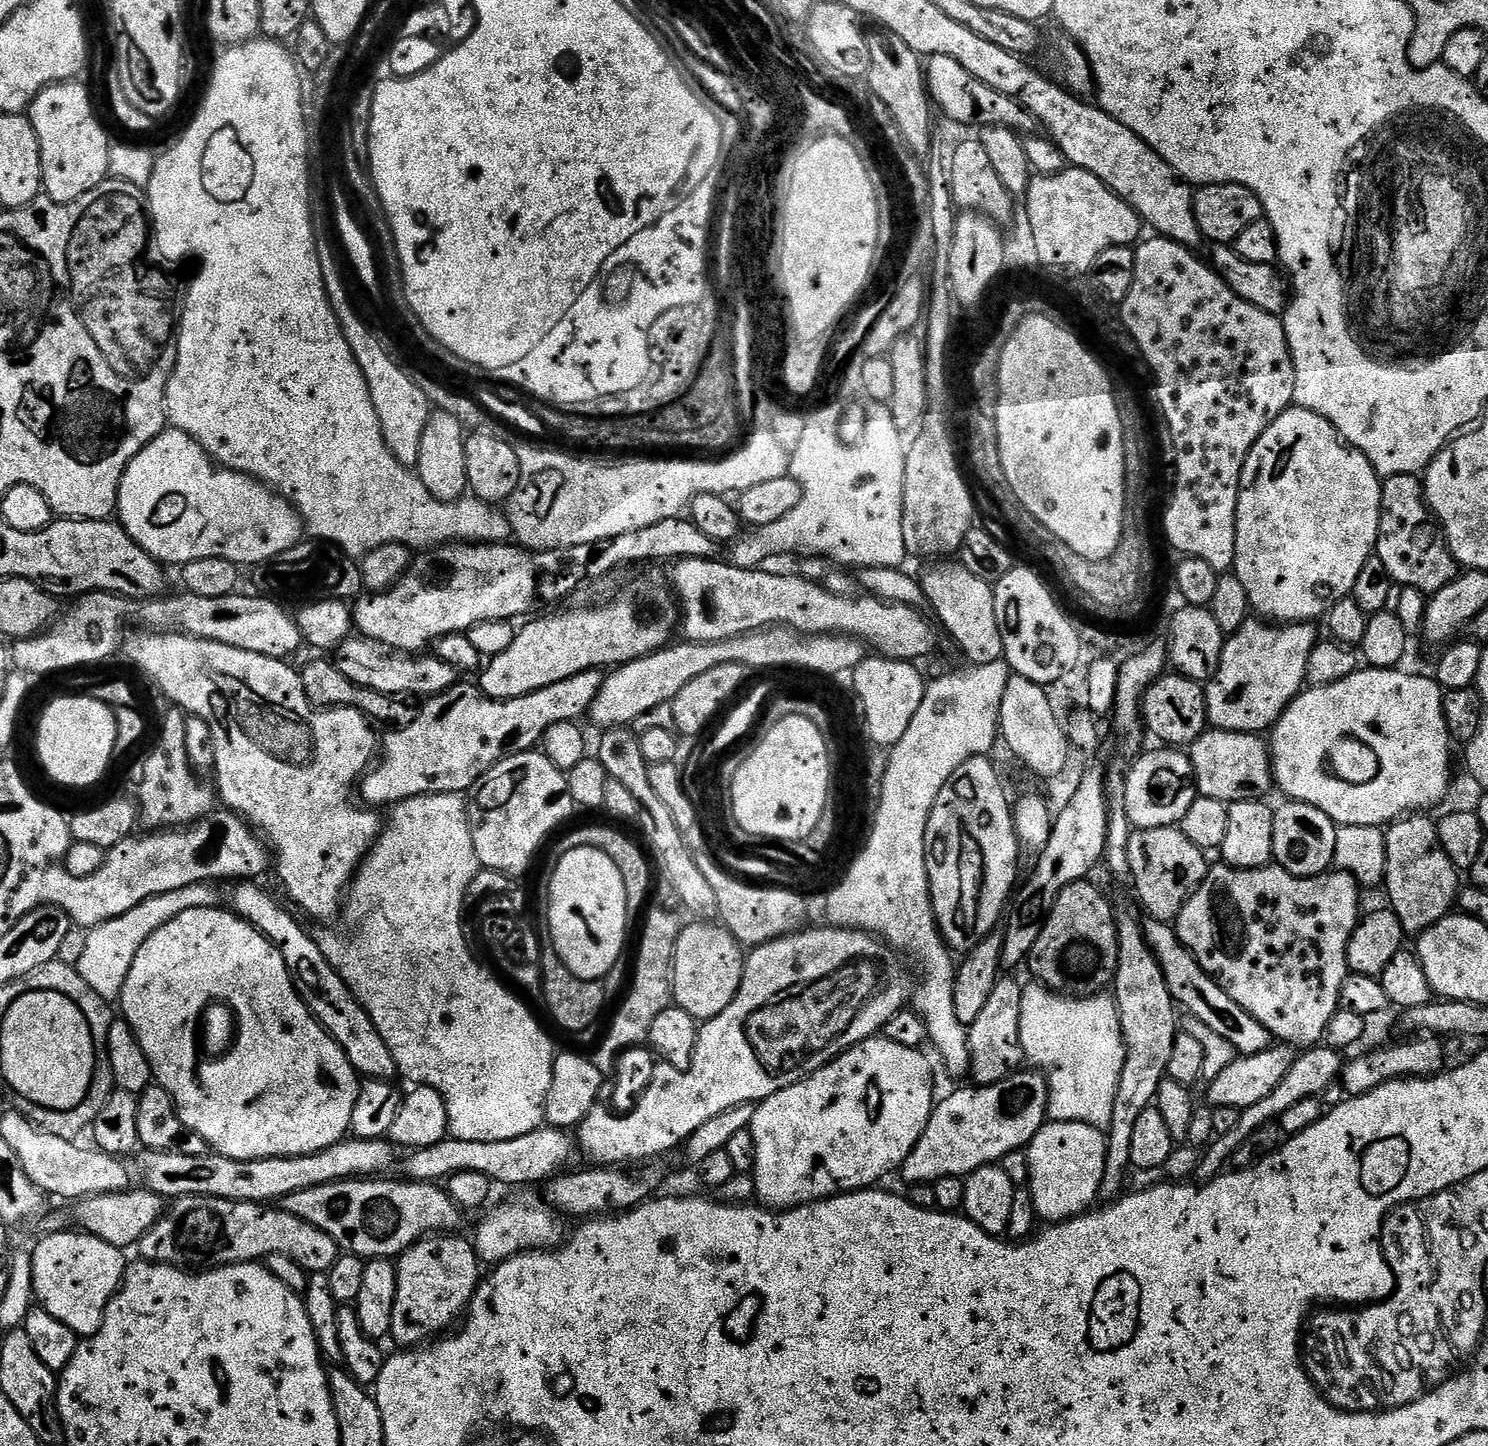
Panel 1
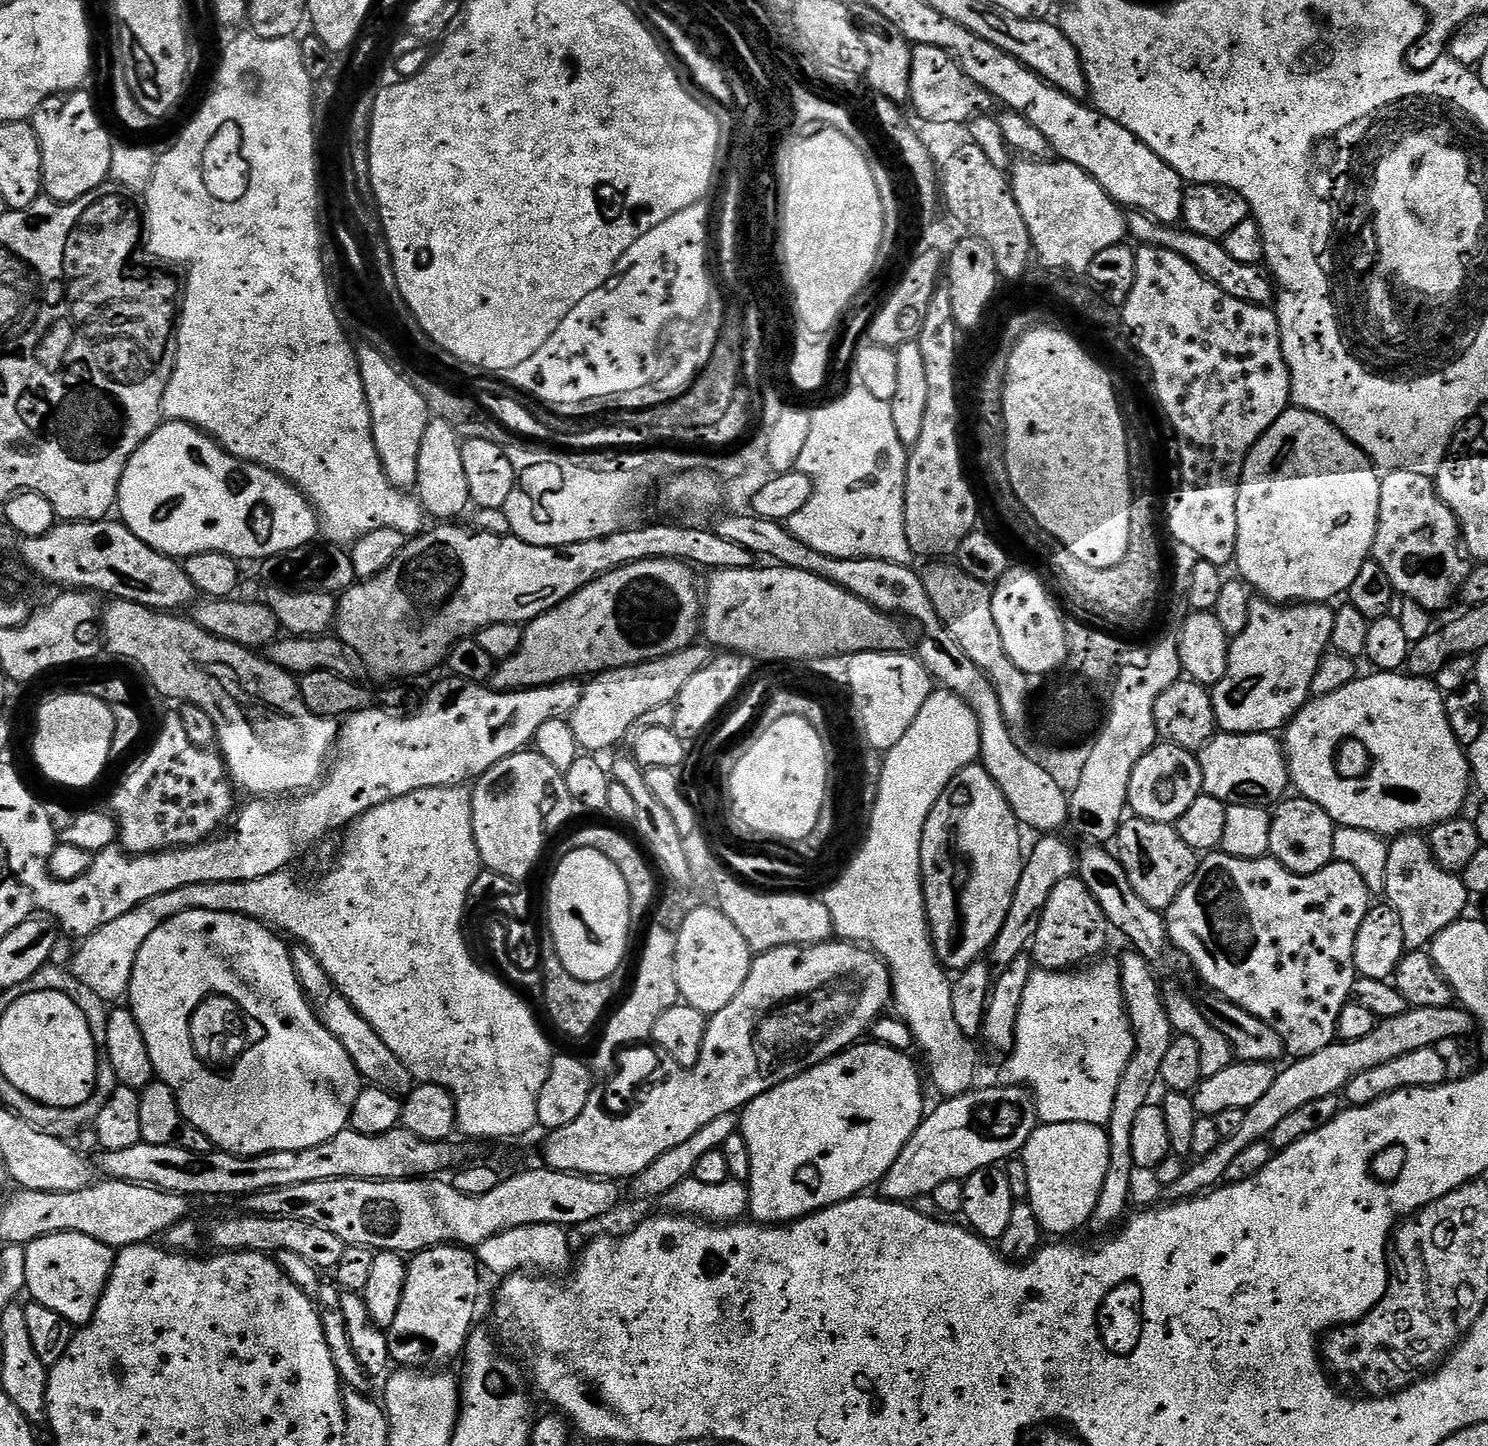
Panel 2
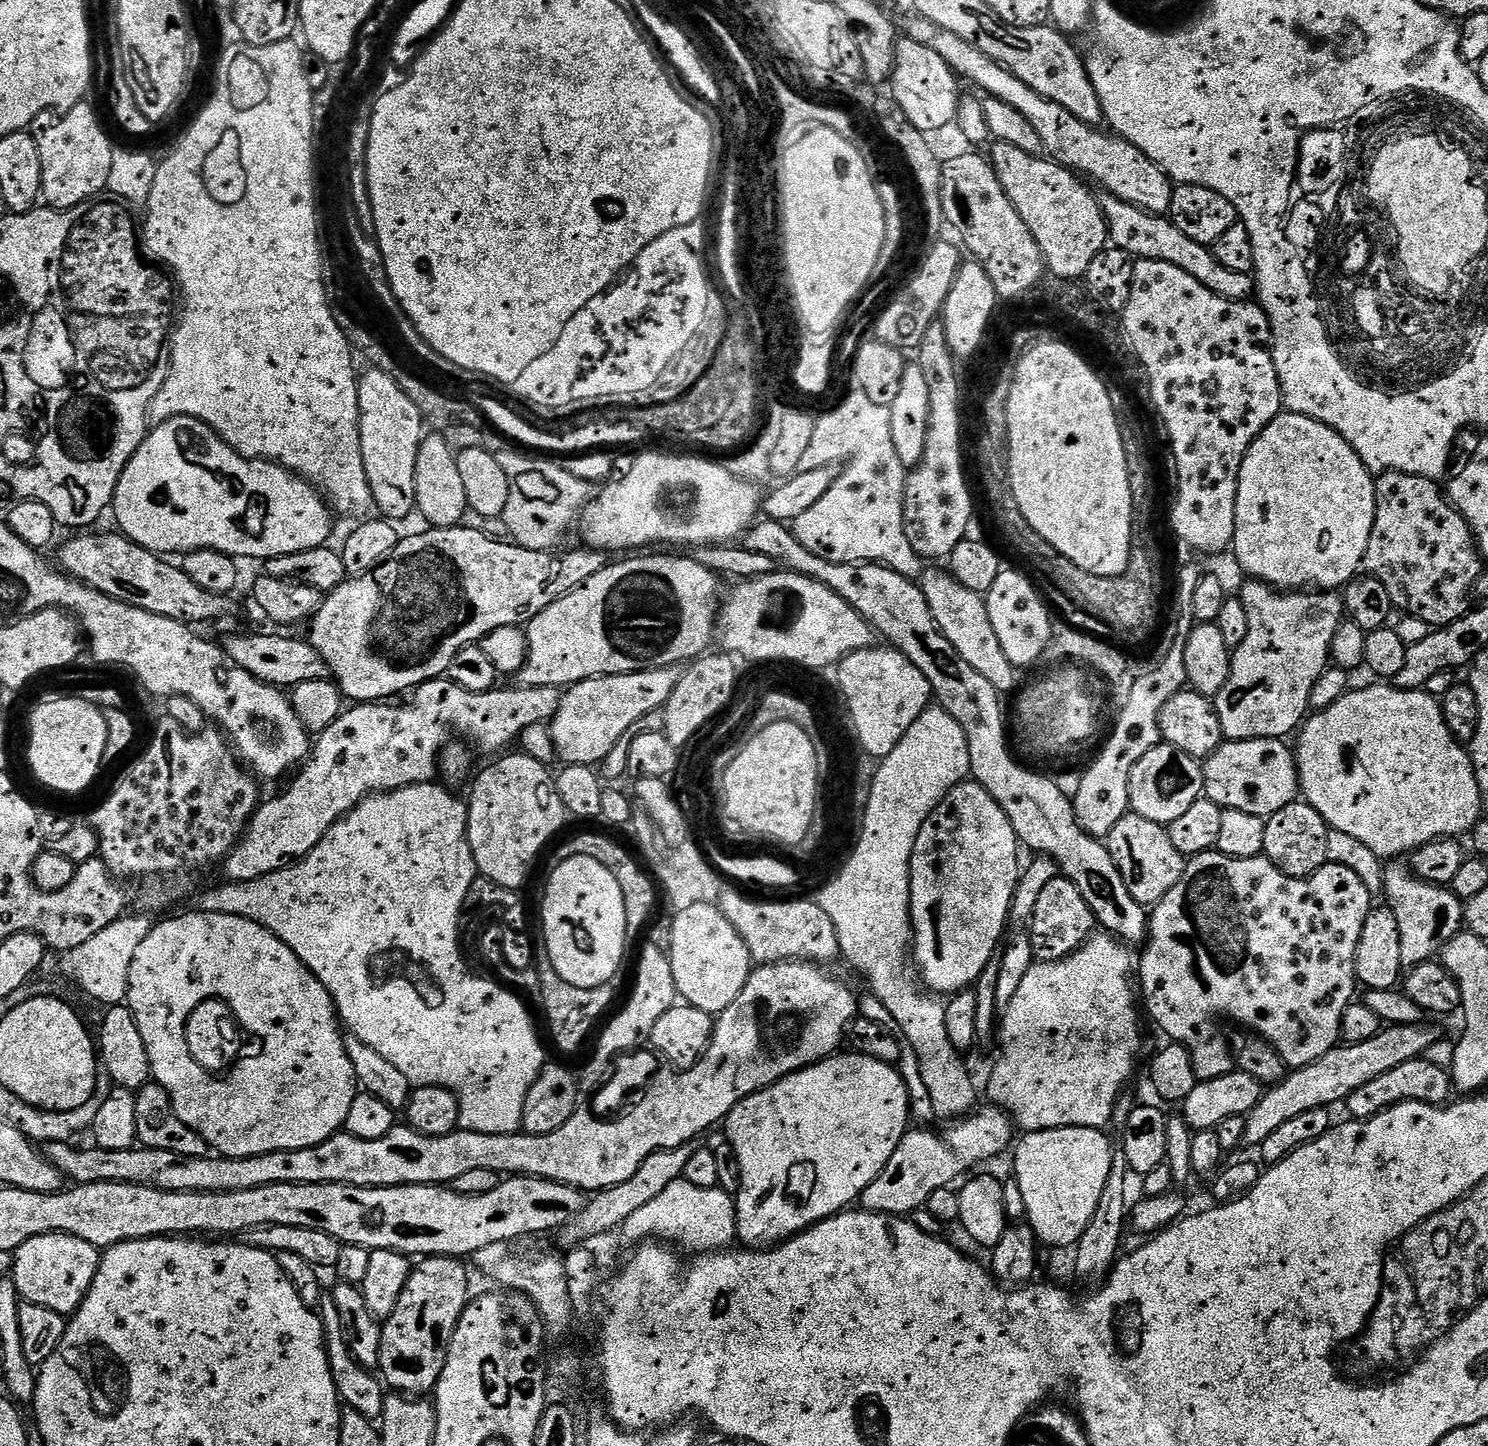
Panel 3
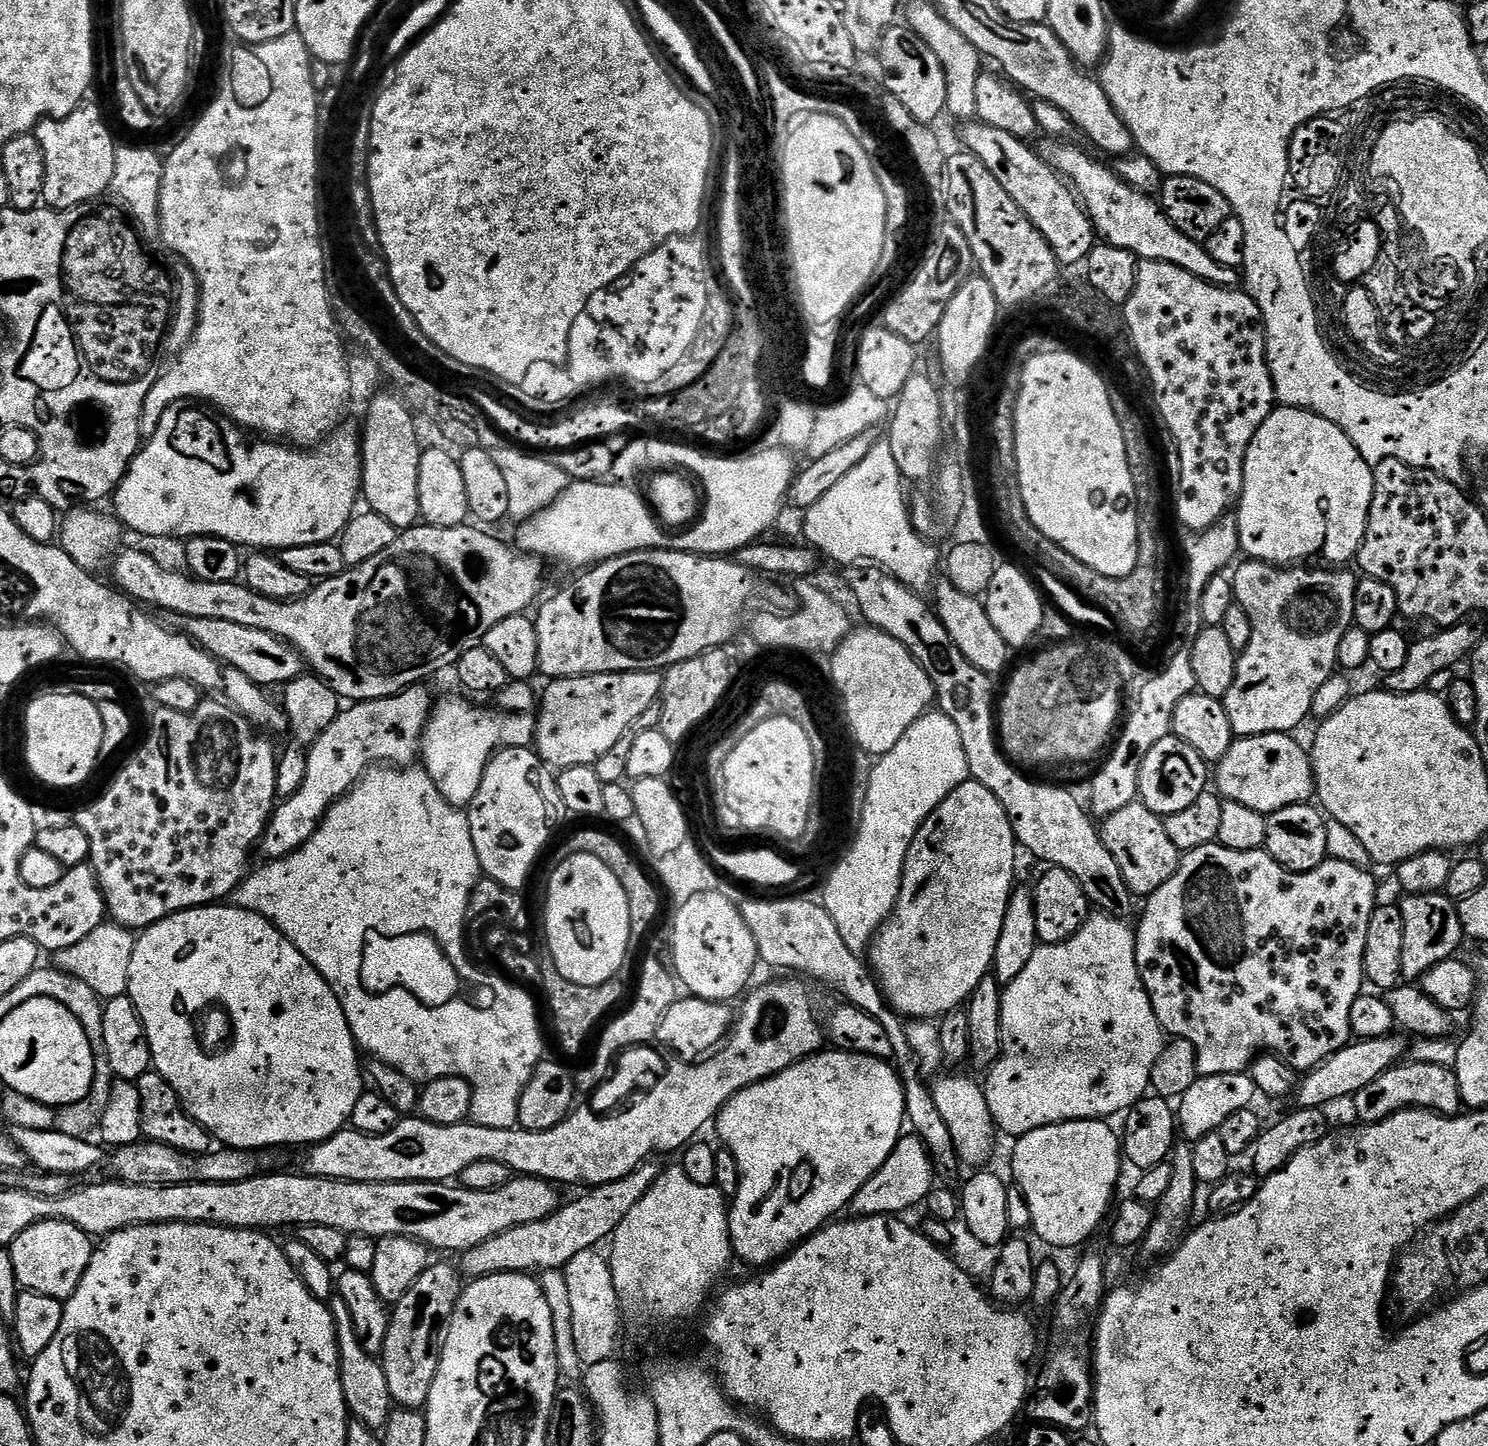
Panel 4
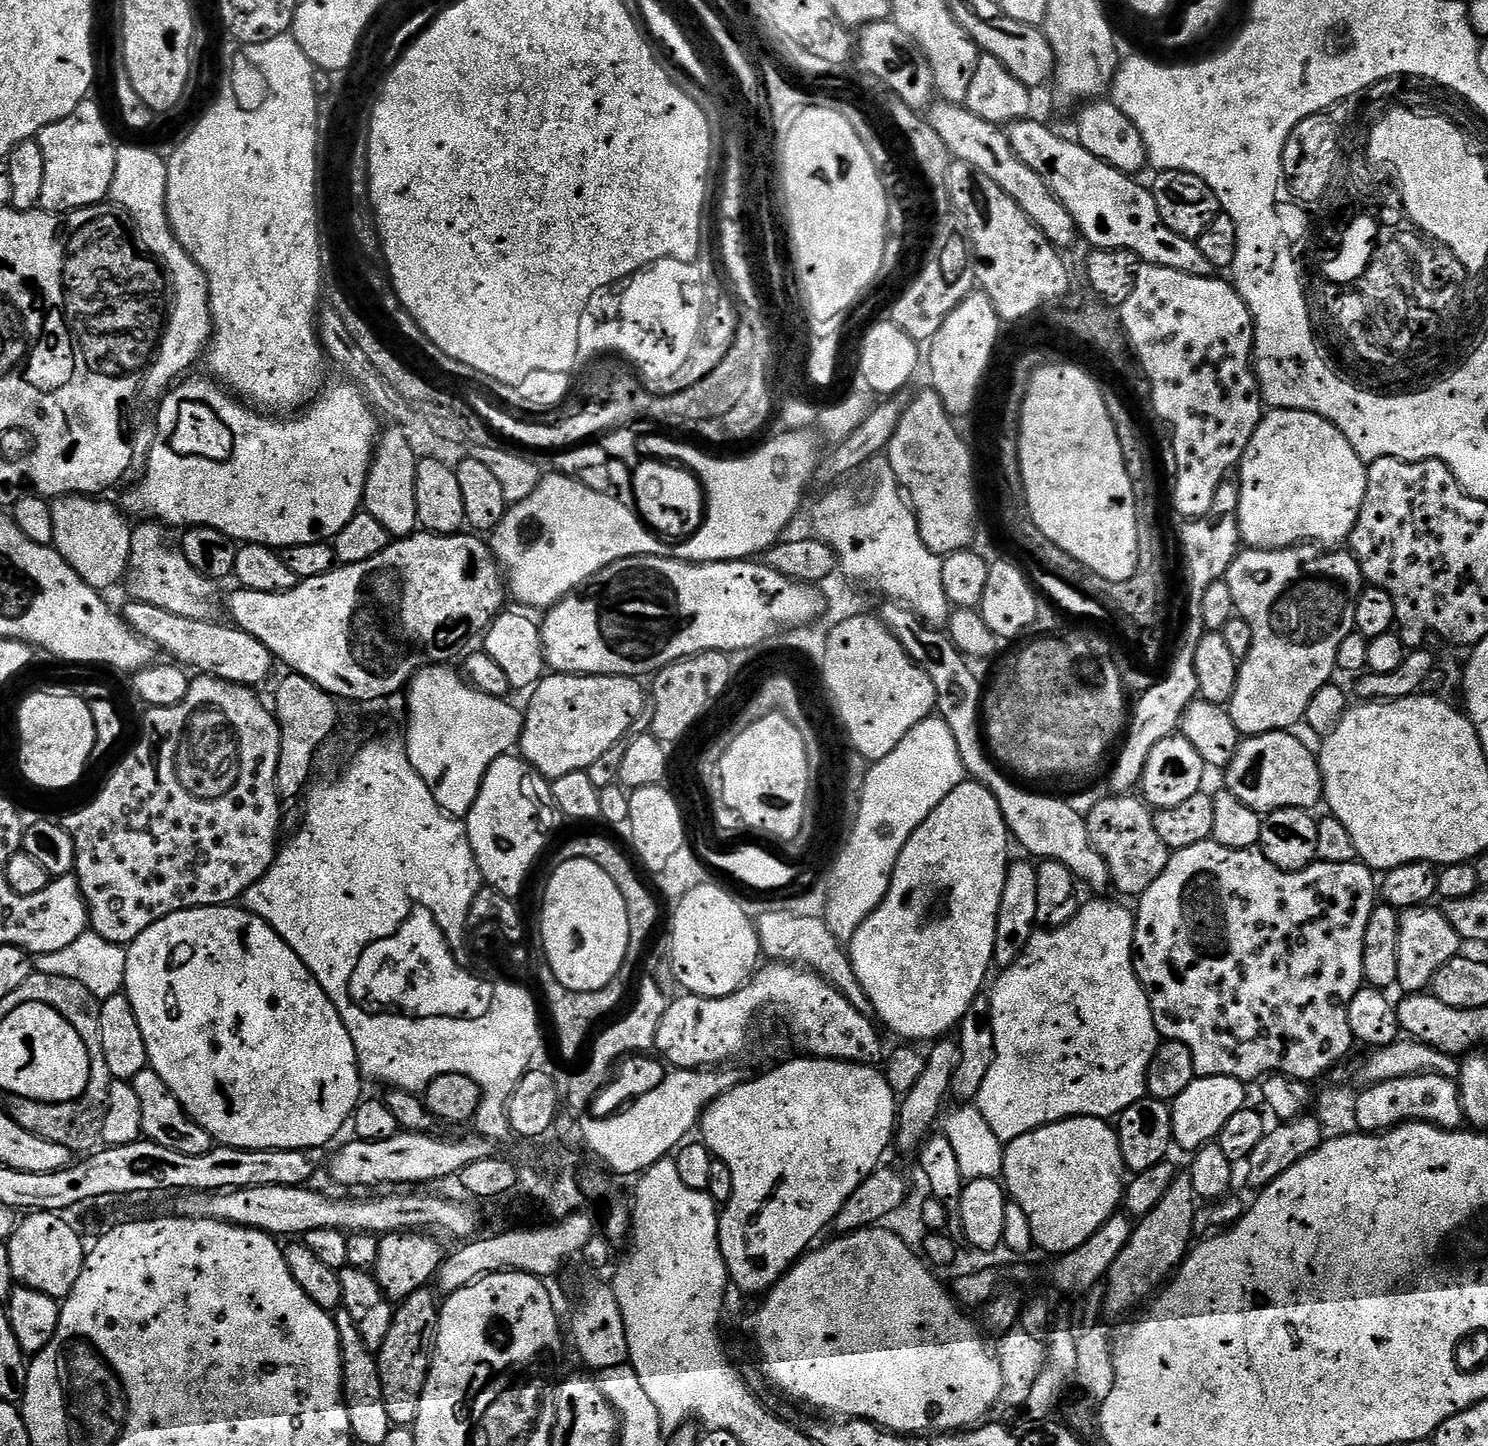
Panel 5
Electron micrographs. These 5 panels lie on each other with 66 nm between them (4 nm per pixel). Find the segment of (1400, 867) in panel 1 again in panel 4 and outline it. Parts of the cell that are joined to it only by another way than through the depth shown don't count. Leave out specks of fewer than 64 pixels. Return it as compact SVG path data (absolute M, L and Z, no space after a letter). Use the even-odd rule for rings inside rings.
M1405 895L1403 899L1399 901L1402 923L1406 926L1406 935L1402 941L1402 977L1405 981L1416 982L1434 966L1438 966L1438 962L1453 959L1459 953L1456 951L1459 950L1460 943L1465 943L1466 937L1456 904L1447 896Z

